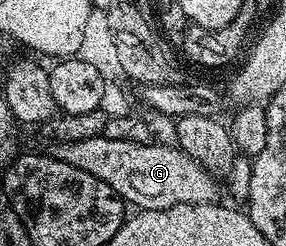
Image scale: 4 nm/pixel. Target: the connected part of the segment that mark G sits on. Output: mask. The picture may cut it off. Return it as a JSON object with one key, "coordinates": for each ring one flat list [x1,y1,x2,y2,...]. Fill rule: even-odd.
{"coordinates":[[103,133,88,137,88,141,55,142,53,146,55,159,92,173,104,185,112,185,114,192,138,211,163,211,181,203,212,203,219,198,215,176,174,145,112,141]]}

